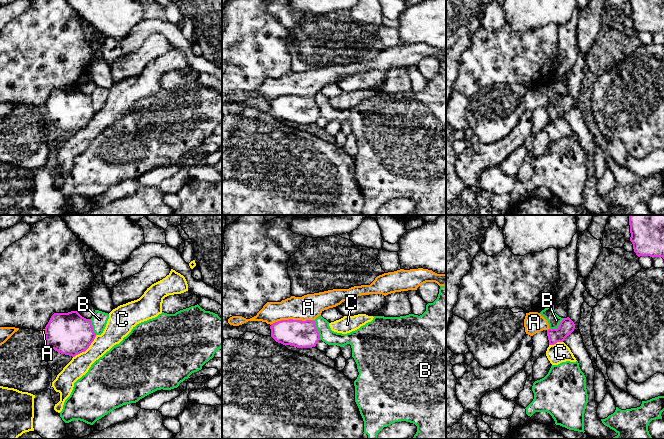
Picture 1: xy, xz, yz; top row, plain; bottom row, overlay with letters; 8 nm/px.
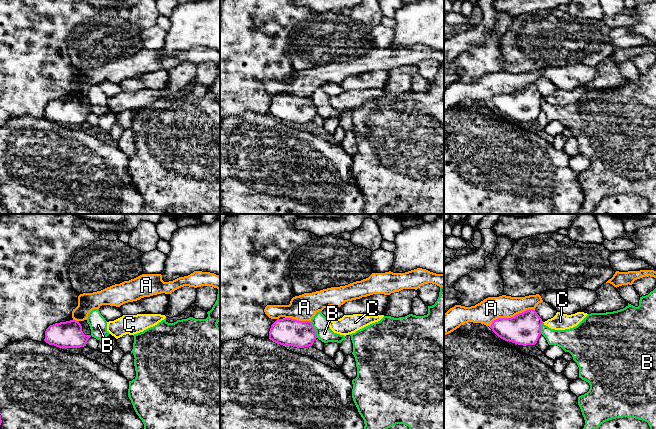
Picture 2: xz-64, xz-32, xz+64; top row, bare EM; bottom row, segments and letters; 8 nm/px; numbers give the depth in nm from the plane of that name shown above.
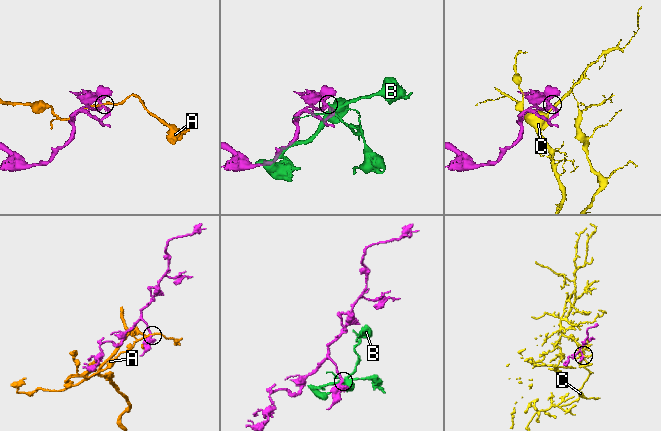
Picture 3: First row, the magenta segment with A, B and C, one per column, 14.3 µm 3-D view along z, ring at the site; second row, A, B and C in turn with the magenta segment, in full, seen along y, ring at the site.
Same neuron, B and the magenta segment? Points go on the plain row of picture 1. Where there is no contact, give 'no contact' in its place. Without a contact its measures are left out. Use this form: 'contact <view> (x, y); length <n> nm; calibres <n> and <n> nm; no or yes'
contact xz (317, 106); length 170 nm; calibres 220 and 120 nm; no

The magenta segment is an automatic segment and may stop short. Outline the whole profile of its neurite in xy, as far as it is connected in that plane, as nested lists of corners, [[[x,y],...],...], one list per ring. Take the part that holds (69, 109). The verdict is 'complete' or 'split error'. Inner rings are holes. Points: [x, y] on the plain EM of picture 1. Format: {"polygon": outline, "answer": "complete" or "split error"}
{"polygon": [[[71,87],[54,89],[45,103],[44,112],[48,124],[75,133],[89,124],[96,110],[90,95]]], "answer": "complete"}

